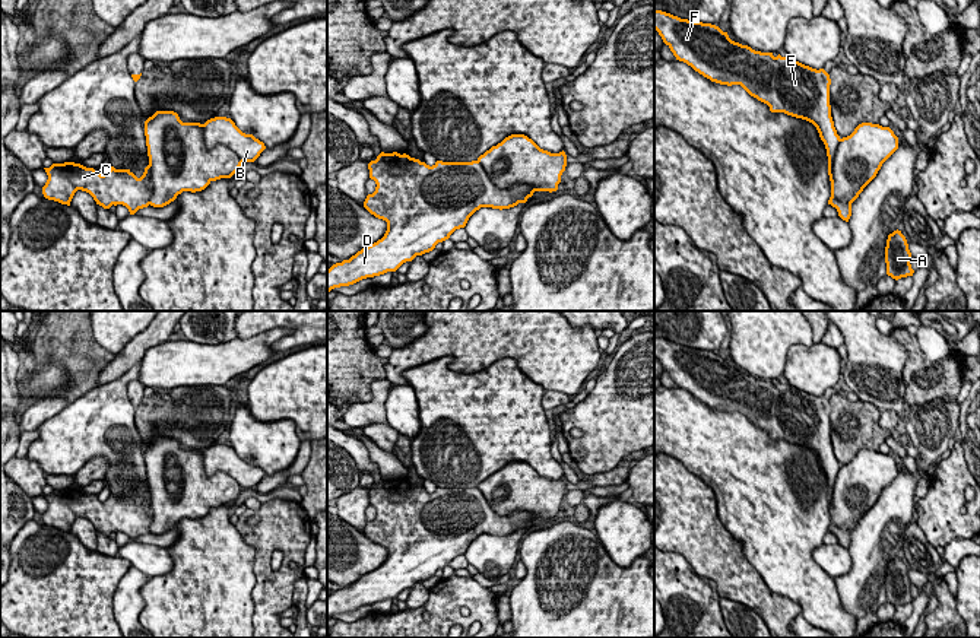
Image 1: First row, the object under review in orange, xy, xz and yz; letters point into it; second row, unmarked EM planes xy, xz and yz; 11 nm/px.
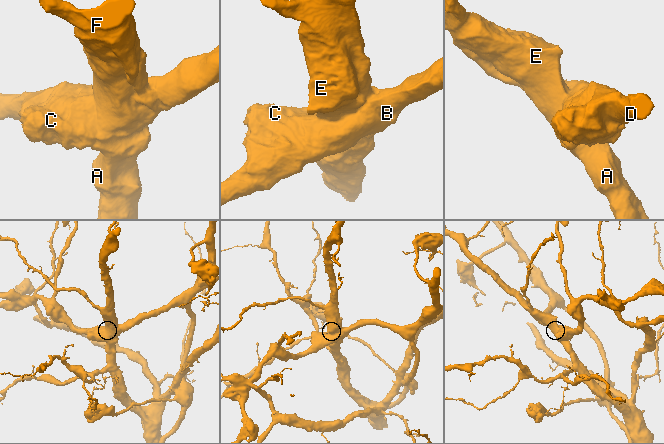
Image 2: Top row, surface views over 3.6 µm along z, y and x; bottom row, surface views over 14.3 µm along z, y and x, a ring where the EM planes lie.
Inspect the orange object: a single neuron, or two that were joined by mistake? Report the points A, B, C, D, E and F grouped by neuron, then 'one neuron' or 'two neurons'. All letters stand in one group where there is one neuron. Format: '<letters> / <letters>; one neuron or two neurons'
A E F / B C D; two neurons

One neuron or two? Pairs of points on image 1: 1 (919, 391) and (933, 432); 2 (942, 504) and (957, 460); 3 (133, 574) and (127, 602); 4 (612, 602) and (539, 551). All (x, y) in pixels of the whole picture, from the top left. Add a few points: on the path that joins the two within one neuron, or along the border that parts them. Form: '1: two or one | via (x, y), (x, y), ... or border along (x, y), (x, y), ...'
1: two | border along (955, 399), (933, 399), (909, 408)
2: one | via (947, 494), (954, 470)
3: one | via (133, 581), (129, 594)
4: one | via (579, 622), (548, 622), (532, 606), (532, 584)

